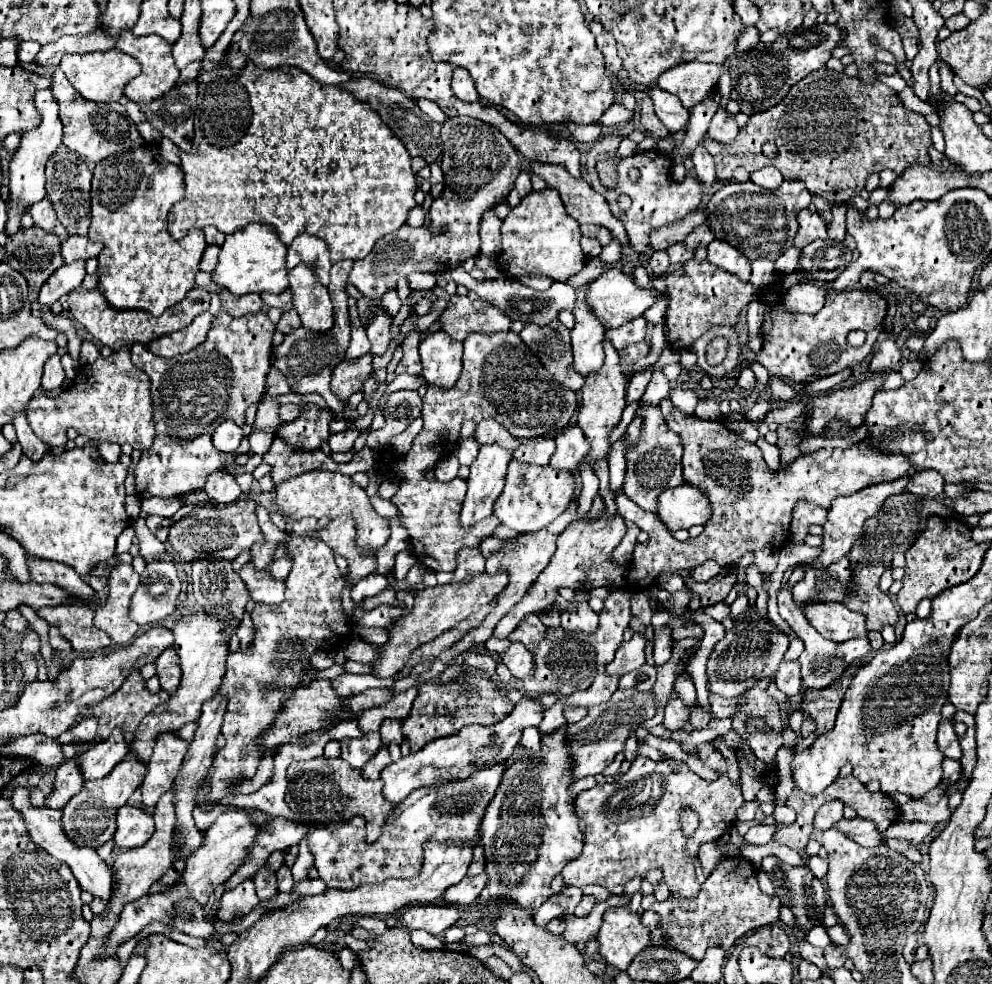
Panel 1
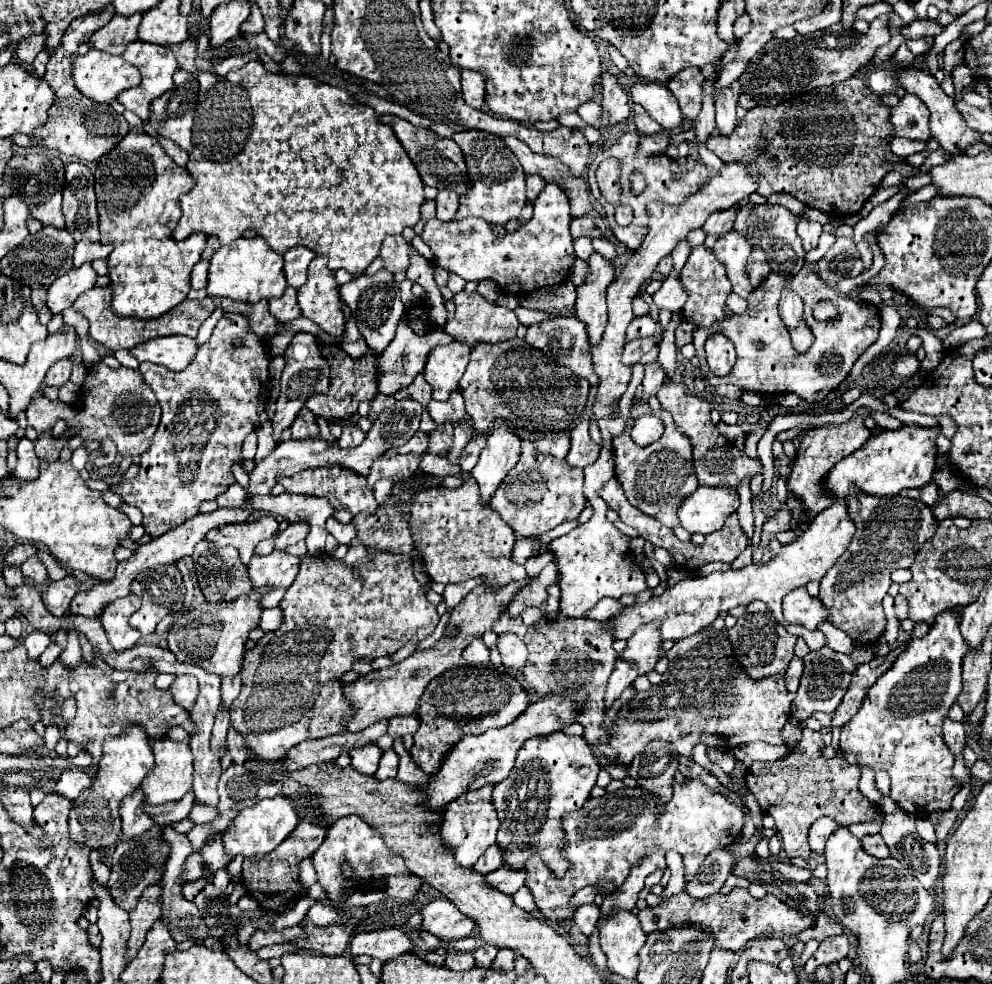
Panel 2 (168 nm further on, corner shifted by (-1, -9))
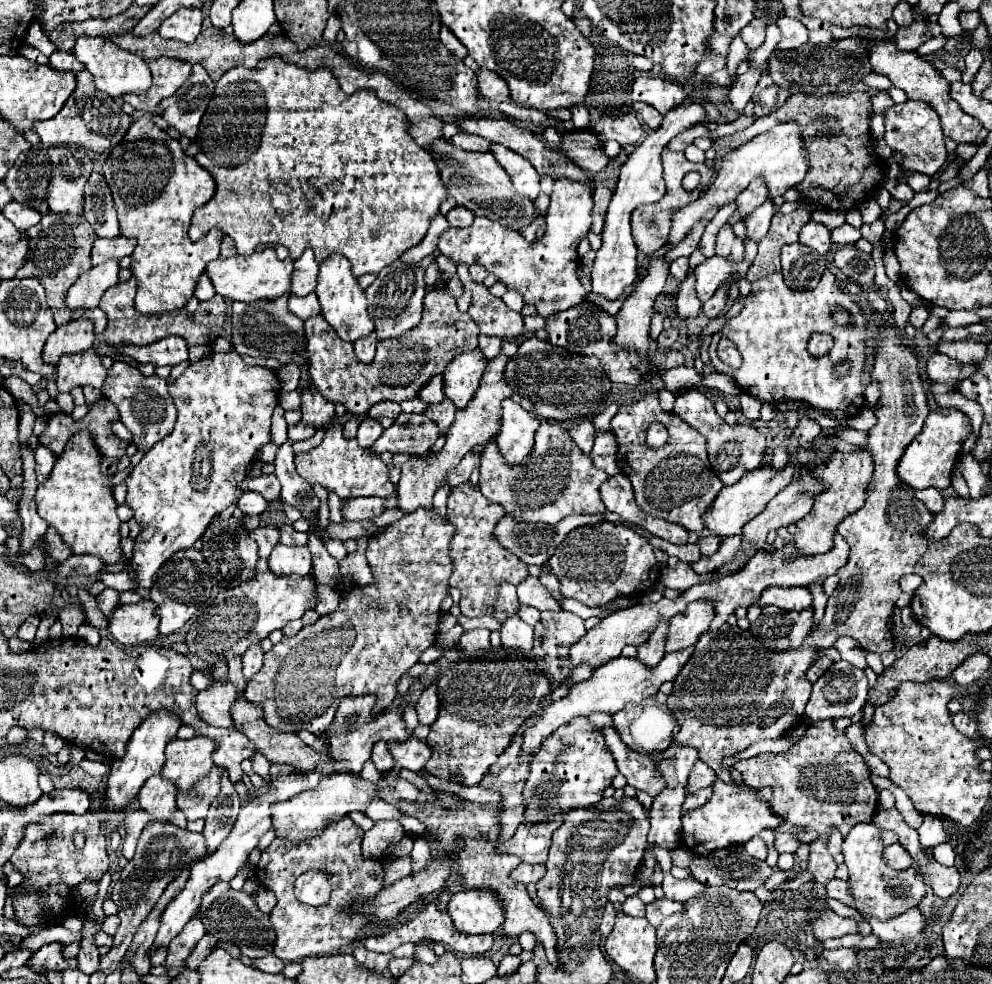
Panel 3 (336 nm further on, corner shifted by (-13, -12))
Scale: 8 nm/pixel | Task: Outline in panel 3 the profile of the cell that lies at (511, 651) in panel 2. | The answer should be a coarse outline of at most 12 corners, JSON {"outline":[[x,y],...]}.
{"outline":[[520,616],[502,624],[502,646],[528,654],[532,650],[532,626]]}

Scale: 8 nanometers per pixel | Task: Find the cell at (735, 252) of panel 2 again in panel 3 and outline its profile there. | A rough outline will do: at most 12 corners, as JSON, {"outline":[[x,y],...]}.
{"outline":[[770,198],[746,218],[746,240],[768,234],[776,208]]}

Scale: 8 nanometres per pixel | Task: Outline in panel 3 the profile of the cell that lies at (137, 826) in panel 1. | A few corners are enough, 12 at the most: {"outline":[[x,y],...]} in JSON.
{"outline":[[152,776],[138,792],[140,810],[156,822],[176,812],[176,790]]}

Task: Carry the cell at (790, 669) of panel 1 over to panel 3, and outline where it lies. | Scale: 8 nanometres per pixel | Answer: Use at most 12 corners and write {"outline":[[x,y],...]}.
{"outline":[[818,658],[806,680],[814,684],[830,668],[830,658]]}

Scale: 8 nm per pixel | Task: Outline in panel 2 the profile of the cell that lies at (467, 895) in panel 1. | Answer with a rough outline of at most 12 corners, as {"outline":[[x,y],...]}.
{"outline":[[502,867],[486,875],[494,889],[508,895],[524,885],[526,869]]}

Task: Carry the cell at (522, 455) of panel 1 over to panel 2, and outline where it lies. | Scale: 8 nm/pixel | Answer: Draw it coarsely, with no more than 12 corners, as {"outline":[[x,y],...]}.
{"outline":[[564,431],[546,433],[536,441],[538,451],[564,459],[570,436]]}

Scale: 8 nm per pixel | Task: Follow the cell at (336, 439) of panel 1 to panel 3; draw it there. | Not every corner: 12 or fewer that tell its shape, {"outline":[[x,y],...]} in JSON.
{"outline":[[376,420],[360,422],[358,446],[372,446],[382,434]]}

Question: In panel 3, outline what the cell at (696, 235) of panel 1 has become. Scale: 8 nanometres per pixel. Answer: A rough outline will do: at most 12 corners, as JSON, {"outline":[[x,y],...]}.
{"outline":[[758,180],[736,198],[736,210],[746,218],[766,200],[766,184]]}

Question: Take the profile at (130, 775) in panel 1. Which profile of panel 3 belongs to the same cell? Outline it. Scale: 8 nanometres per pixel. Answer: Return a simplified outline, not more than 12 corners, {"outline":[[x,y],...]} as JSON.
{"outline":[[150,714],[112,762],[104,808],[126,808],[182,724]]}

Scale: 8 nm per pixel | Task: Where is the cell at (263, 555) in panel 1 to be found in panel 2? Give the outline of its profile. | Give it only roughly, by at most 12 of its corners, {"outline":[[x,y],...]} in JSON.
{"outline":[[290,523],[276,541],[276,549],[286,549],[304,539],[308,523]]}

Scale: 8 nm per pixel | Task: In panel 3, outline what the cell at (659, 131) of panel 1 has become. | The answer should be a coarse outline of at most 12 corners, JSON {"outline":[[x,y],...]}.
{"outline":[[634,102],[634,112],[650,130],[660,126],[662,114],[652,106]]}

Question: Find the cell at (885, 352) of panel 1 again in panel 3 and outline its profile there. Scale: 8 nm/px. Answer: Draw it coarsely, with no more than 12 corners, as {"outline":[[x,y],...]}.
{"outline":[[932,354],[926,374],[932,382],[958,384],[976,364],[958,364],[946,354]]}

